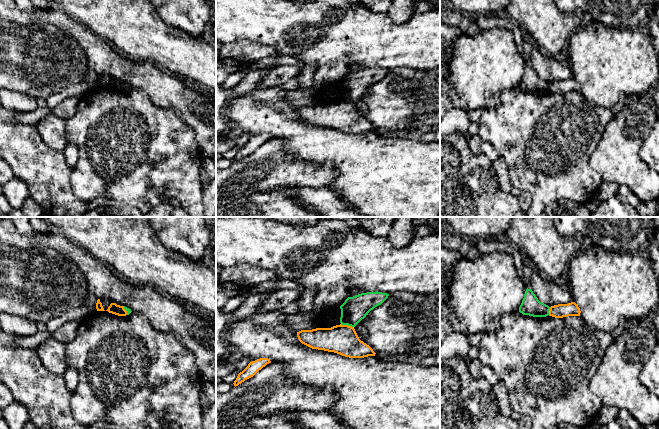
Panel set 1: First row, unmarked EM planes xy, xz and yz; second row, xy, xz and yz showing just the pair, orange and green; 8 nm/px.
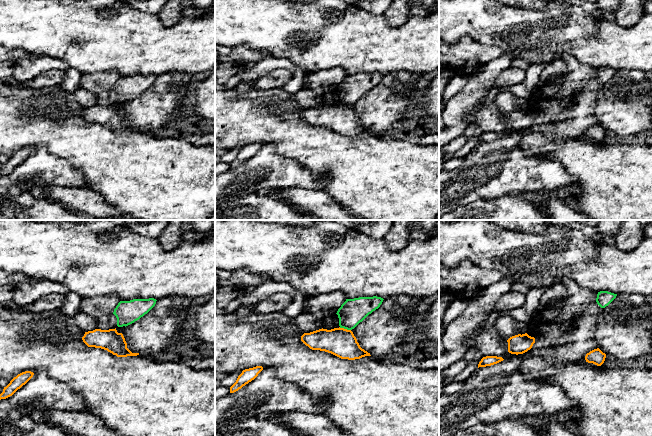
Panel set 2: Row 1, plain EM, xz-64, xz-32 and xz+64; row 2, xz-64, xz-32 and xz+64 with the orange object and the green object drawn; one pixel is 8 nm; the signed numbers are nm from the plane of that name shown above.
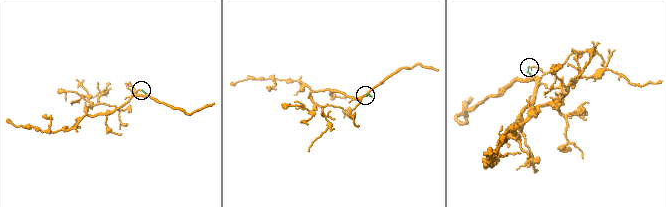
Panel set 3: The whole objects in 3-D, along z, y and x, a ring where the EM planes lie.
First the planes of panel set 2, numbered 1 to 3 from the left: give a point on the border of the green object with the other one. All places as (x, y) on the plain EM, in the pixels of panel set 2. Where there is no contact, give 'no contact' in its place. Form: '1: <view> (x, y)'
1: no contact
2: xz-32 (345, 105)
3: no contact

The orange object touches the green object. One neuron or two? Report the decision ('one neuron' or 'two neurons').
two neurons

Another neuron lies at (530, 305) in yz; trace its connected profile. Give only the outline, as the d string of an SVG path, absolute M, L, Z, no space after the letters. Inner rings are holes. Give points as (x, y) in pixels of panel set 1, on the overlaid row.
M526 289L524 298L519 307L519 312L523 315L533 317L546 317L549 315L550 307L538 300L531 289Z

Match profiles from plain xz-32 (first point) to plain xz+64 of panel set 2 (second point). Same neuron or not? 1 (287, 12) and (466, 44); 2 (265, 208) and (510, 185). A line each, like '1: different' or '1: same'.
1: different
2: different

